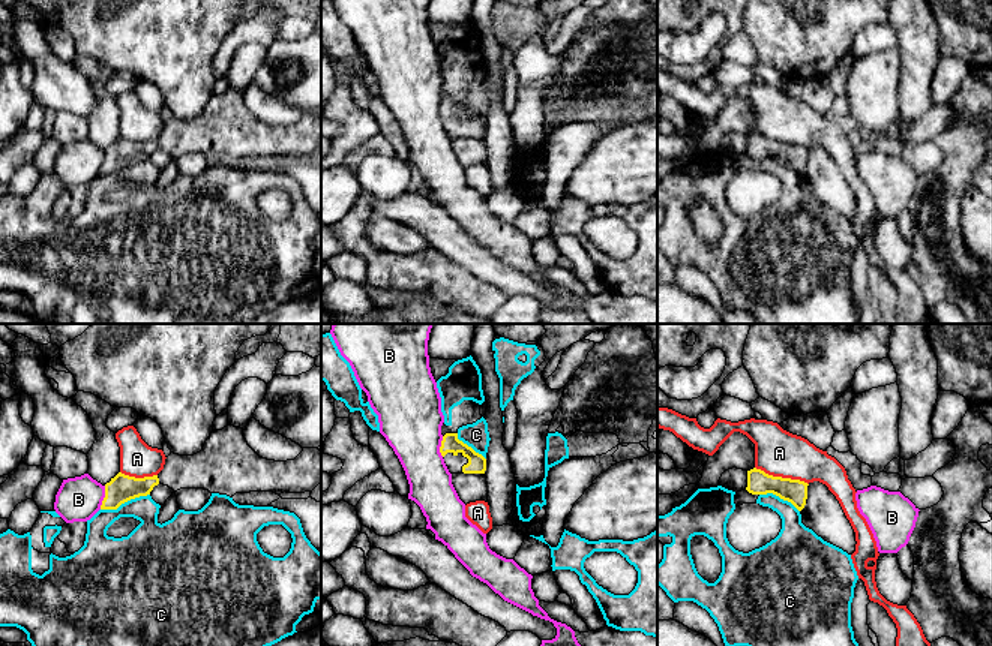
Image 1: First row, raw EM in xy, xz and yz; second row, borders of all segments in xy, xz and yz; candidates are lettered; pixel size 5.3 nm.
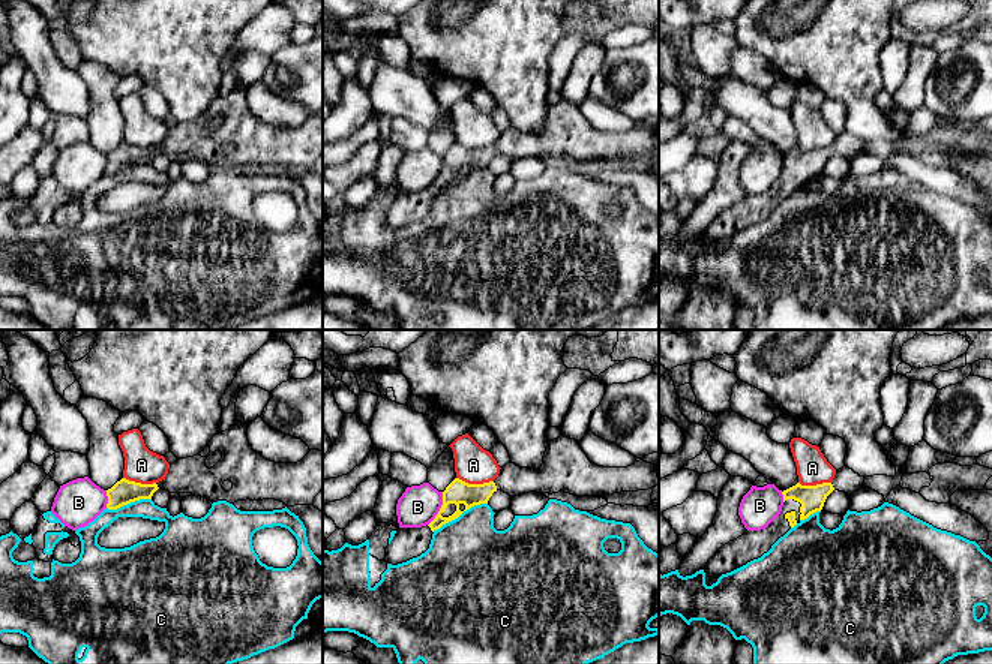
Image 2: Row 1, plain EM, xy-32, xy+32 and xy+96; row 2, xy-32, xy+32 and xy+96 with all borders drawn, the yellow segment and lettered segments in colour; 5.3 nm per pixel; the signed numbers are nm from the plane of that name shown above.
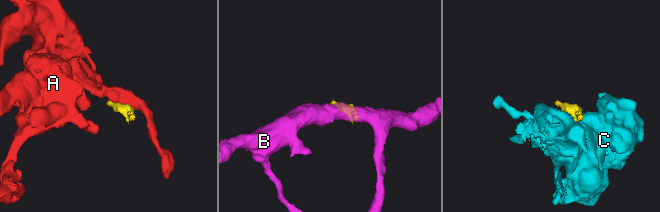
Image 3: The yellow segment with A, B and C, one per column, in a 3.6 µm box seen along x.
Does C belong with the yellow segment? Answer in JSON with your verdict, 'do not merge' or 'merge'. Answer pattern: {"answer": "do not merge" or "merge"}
{"answer": "do not merge"}

